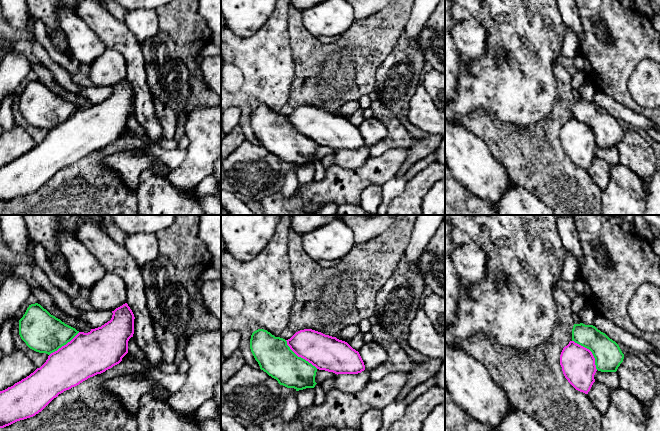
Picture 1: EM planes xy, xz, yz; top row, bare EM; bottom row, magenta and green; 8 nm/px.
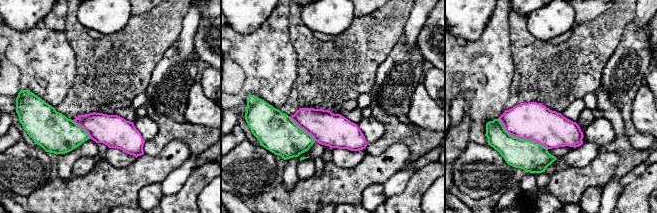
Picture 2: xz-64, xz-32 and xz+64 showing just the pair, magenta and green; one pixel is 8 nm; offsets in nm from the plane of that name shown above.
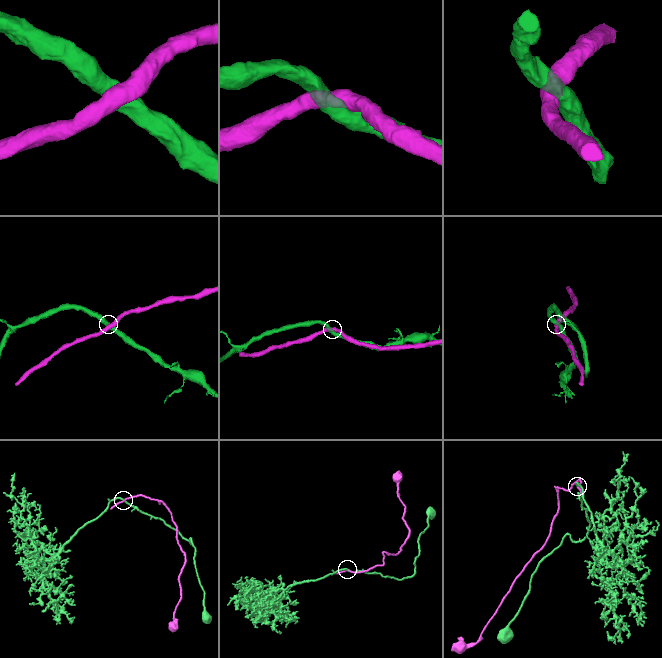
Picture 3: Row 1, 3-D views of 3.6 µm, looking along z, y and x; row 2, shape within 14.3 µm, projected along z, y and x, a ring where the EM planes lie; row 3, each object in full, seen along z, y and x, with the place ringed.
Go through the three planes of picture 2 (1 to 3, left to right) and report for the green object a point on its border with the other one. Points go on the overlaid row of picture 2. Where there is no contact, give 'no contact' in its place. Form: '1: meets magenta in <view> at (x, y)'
1: meets magenta in xz-64 at (82, 127)
2: meets magenta in xz-32 at (303, 129)
3: meets magenta in xz+64 at (521, 138)

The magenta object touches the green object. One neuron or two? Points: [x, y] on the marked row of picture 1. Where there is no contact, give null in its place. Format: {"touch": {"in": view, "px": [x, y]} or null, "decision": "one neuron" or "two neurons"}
{"touch": {"in": "yz", "px": [590, 351]}, "decision": "two neurons"}

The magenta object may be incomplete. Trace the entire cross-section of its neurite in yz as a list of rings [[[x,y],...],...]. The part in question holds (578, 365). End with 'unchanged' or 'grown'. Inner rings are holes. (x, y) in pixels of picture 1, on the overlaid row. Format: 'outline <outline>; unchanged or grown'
outline [[[570,341],[560,355],[560,365],[568,382],[578,391],[588,394],[597,371],[592,352]]]; unchanged

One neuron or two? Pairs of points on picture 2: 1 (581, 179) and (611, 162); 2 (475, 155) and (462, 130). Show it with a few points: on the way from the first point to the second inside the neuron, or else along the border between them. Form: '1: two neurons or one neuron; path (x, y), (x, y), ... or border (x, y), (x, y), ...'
1: one neuron; path (588, 177), (597, 173), (604, 166)
2: two neurons; border (470, 141), (455, 159)

